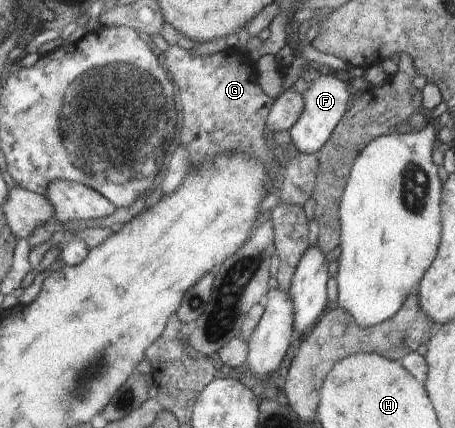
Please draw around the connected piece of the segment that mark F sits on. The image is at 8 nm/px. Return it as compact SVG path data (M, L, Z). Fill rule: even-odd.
M314 72L308 77L308 88L302 97L304 100L303 112L287 133L290 135L290 142L299 152L311 155L319 151L330 139L337 123L346 113L347 104L351 101L352 96L347 93L345 84L335 75L335 72L323 75Z

